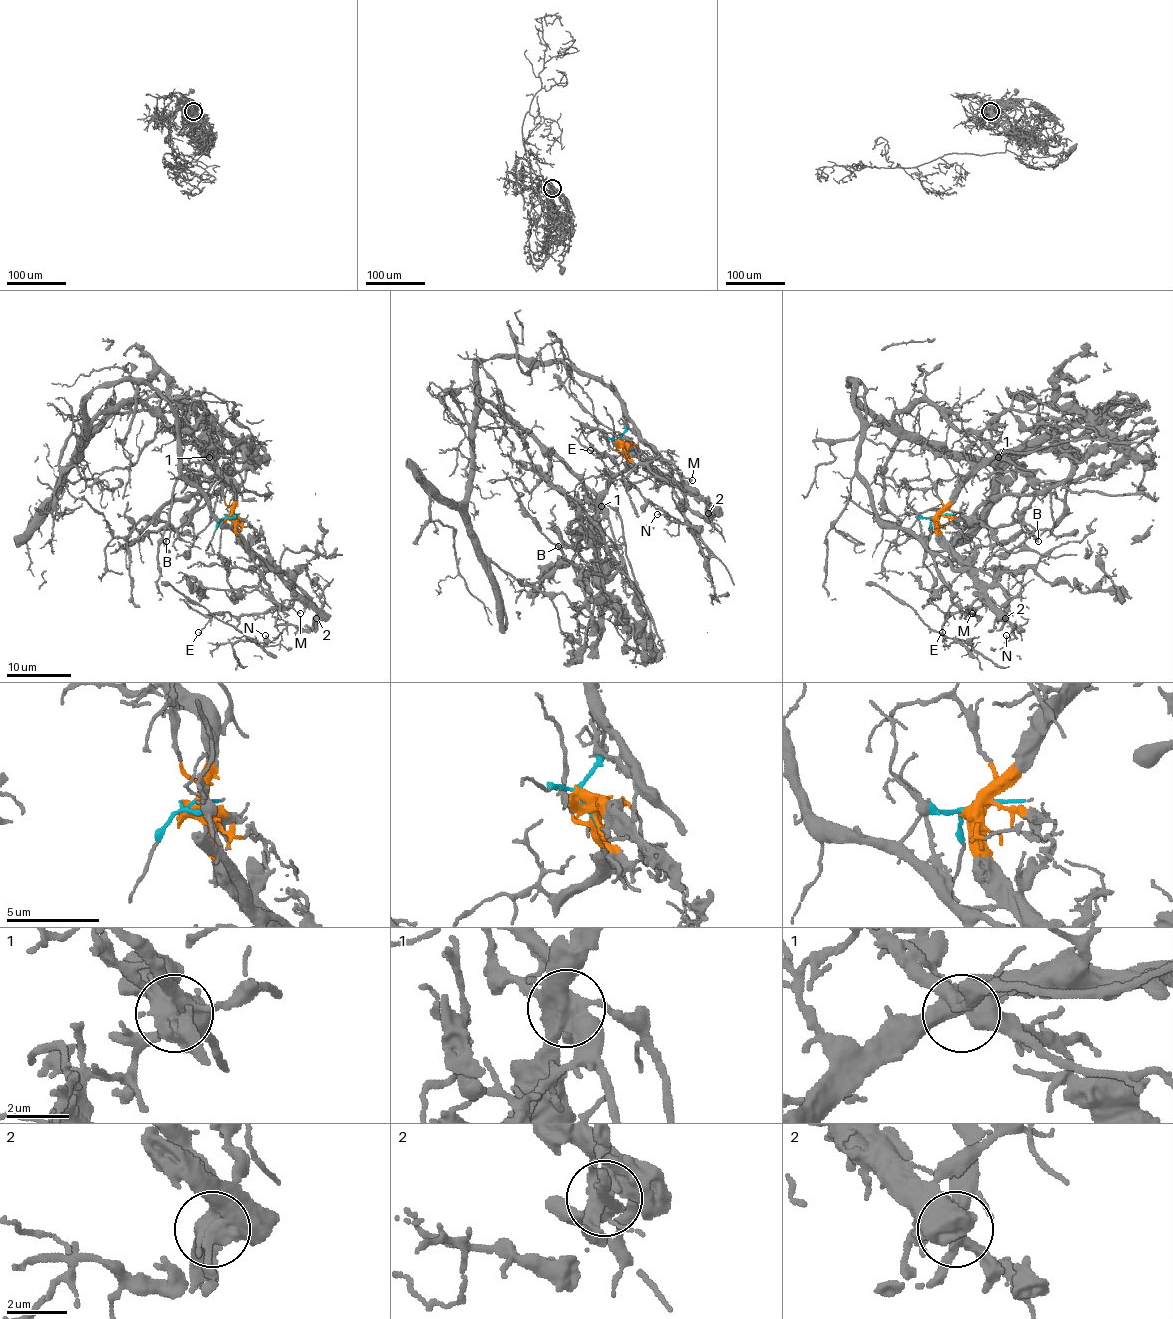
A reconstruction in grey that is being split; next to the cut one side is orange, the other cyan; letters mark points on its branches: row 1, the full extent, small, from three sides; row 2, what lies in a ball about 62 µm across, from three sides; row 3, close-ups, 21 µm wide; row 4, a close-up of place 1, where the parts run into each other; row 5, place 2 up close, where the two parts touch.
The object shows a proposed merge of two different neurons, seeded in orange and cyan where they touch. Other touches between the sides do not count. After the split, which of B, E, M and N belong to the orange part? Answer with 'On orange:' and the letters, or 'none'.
On orange: B, E, M, N

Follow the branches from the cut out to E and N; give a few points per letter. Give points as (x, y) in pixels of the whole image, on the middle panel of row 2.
E: (621, 445), (665, 479), (678, 482), (684, 490), (668, 474), (624, 483), (621, 472), (609, 458), (590, 449)
N: (621, 445), (639, 458), (647, 459), (666, 479), (679, 482), (708, 506), (703, 526), (681, 524), (656, 514)

